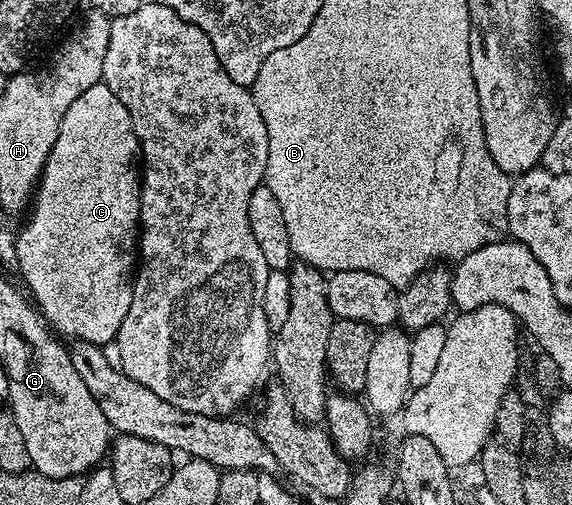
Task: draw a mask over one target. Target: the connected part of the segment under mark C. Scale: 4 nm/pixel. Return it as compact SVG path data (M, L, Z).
M98 83L87 87L67 107L67 115L59 123L55 147L47 155L31 208L24 218L25 226L17 237L17 269L29 288L28 296L41 317L62 338L73 337L102 347L108 341L116 341L123 318L131 308L140 219L139 146L135 127L115 91Z

